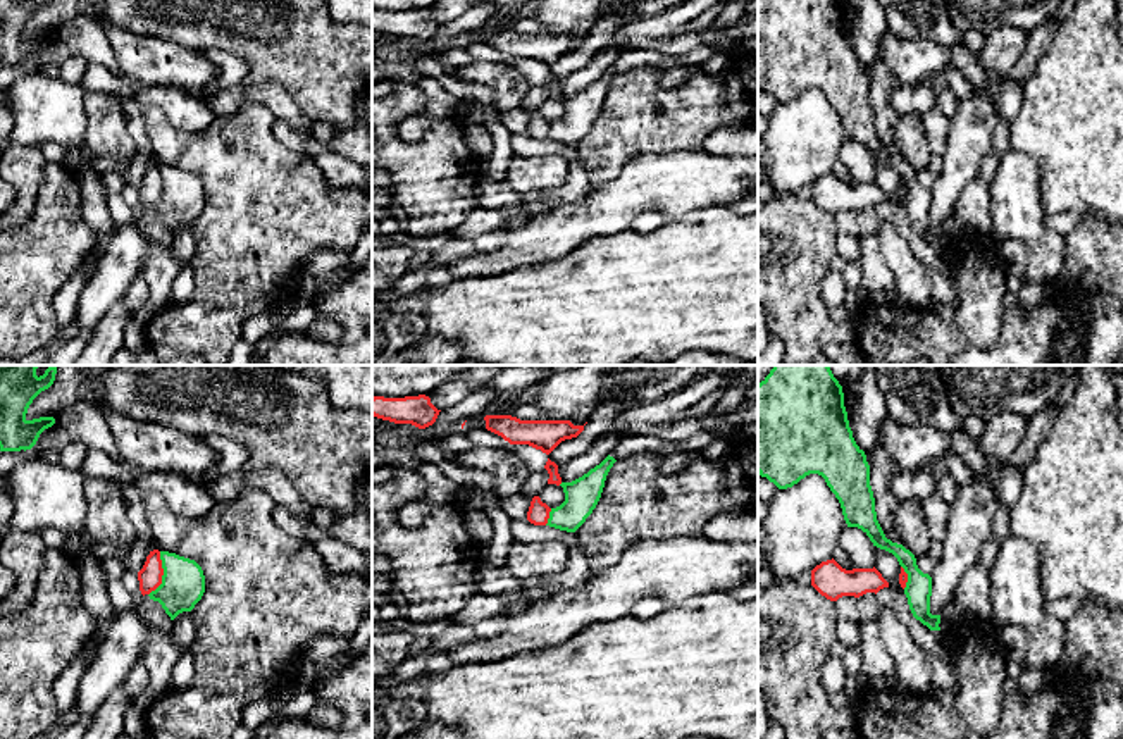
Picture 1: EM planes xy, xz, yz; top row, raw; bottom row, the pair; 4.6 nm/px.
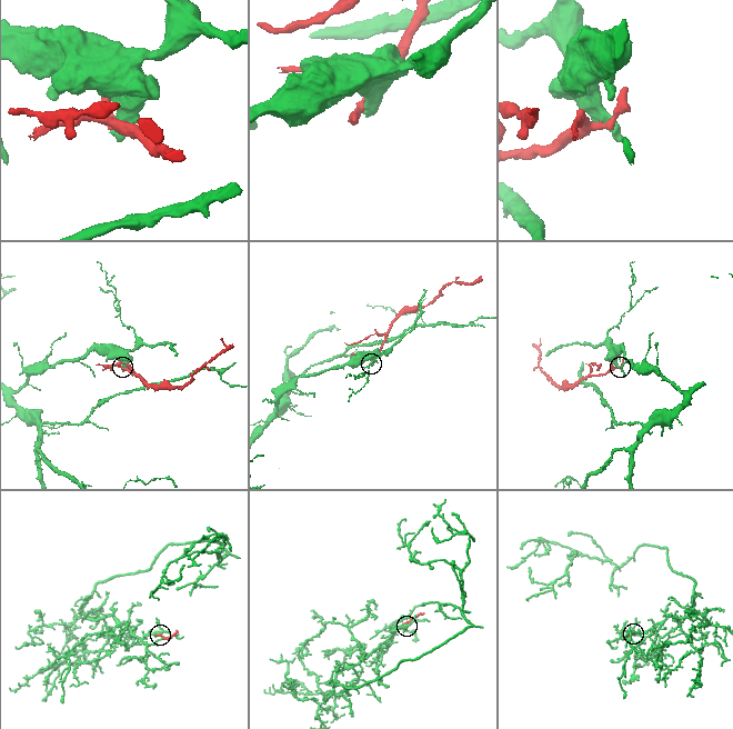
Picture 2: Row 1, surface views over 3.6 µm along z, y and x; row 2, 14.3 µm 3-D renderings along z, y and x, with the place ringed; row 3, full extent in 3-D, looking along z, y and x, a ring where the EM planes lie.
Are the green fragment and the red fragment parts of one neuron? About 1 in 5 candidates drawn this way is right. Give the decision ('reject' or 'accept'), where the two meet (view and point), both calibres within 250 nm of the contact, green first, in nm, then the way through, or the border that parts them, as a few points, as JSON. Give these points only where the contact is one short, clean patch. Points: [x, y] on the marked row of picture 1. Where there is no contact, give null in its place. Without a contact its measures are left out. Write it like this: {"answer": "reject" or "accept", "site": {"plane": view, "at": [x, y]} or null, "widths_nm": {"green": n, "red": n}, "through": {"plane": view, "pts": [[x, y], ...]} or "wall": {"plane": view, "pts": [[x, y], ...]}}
{"answer": "reject", "site": {"plane": "xy", "at": [164, 574]}, "widths_nm": {"green": 200, "red": 110}, "wall": {"plane": "xy", "pts": [[161, 552], [162, 581], [148, 595]]}}

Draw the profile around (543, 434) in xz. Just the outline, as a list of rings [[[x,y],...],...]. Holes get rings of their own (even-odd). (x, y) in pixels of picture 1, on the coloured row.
[[[486,415],[484,420],[487,431],[510,444],[529,444],[546,455],[584,431],[584,425],[574,425],[570,420],[520,420],[512,415]]]

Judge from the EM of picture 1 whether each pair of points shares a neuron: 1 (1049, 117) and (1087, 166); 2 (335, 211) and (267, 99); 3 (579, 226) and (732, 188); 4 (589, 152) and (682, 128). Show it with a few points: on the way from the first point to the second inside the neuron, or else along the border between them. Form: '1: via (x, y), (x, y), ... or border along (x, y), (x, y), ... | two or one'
1: via (1061, 130), (1085, 154) | one
2: border along (248, 100), (262, 105), (274, 117) | two
3: via (617, 204), (638, 188), (694, 188) | one
4: via (612, 142), (626, 128), (660, 128) | one

